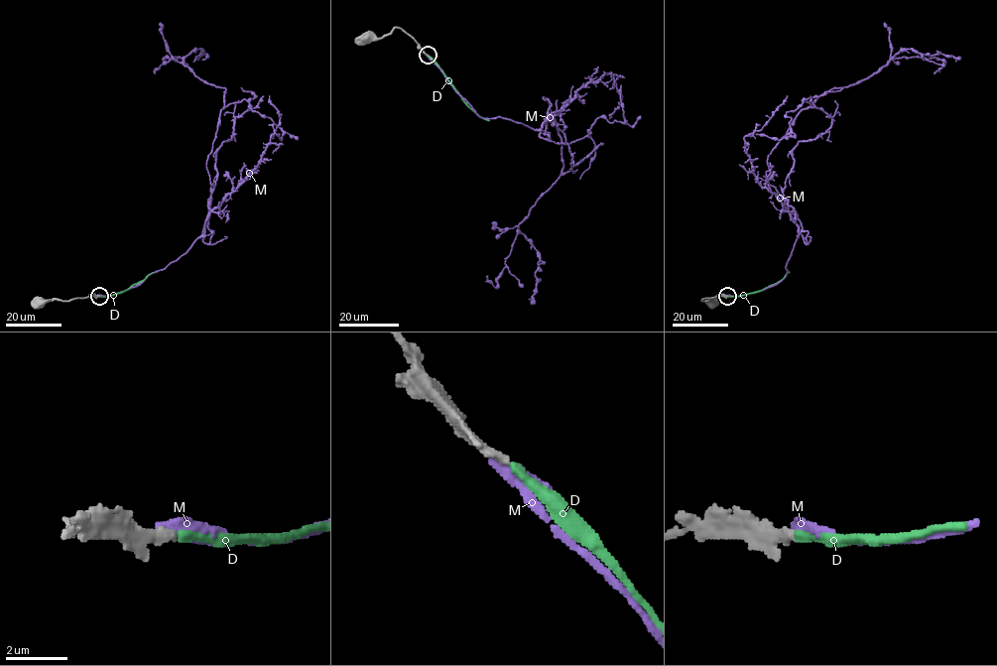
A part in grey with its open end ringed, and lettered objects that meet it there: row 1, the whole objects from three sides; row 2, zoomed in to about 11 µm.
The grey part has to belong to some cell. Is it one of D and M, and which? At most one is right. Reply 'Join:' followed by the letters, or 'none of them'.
Join: M

